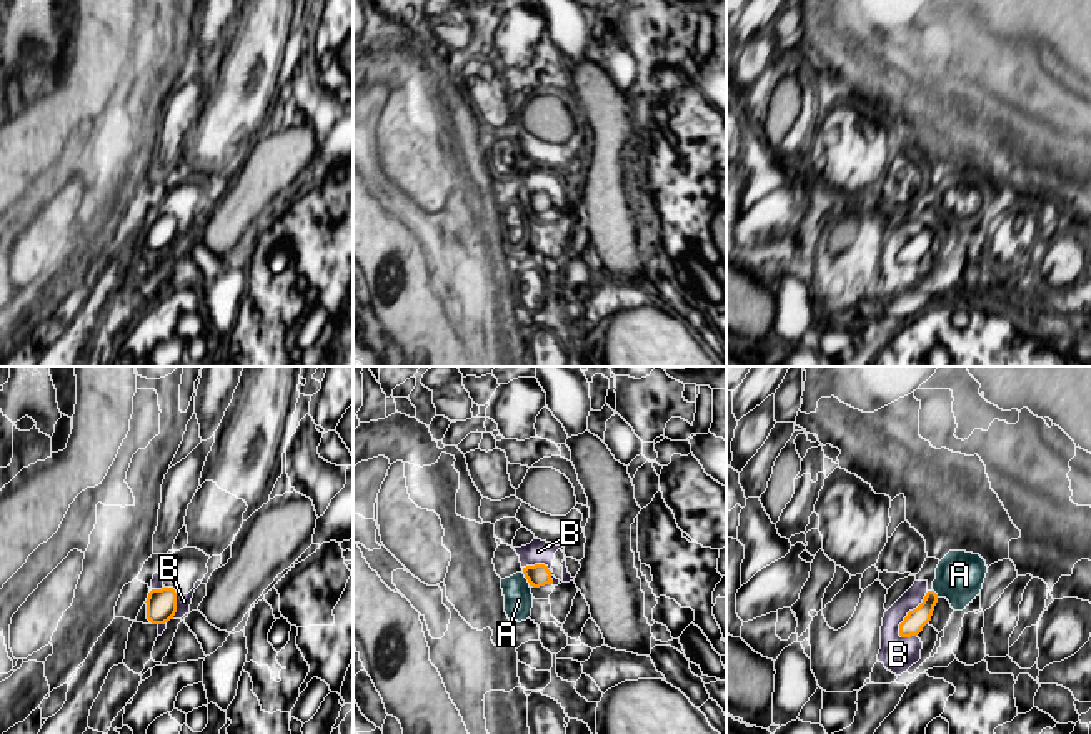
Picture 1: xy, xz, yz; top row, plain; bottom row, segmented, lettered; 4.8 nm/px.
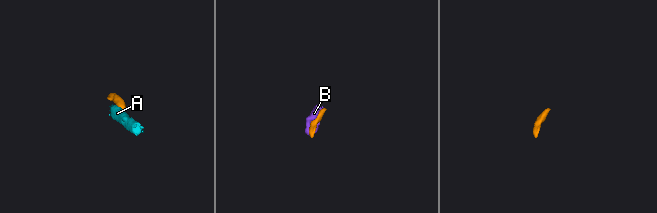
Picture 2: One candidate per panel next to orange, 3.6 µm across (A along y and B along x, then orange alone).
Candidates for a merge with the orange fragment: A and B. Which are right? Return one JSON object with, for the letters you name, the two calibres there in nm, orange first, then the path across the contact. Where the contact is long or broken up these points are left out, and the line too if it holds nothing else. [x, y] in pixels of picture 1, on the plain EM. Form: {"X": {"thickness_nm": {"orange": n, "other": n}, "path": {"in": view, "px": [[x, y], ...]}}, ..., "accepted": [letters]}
{"B": {"thickness_nm": {"orange": 100, "other": 170}}, "accepted": ["B"]}

